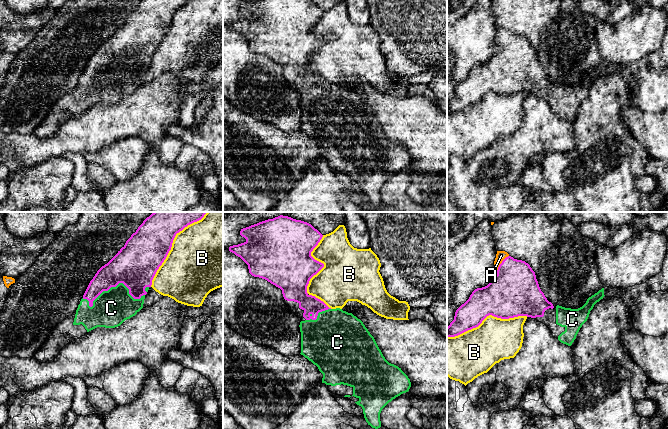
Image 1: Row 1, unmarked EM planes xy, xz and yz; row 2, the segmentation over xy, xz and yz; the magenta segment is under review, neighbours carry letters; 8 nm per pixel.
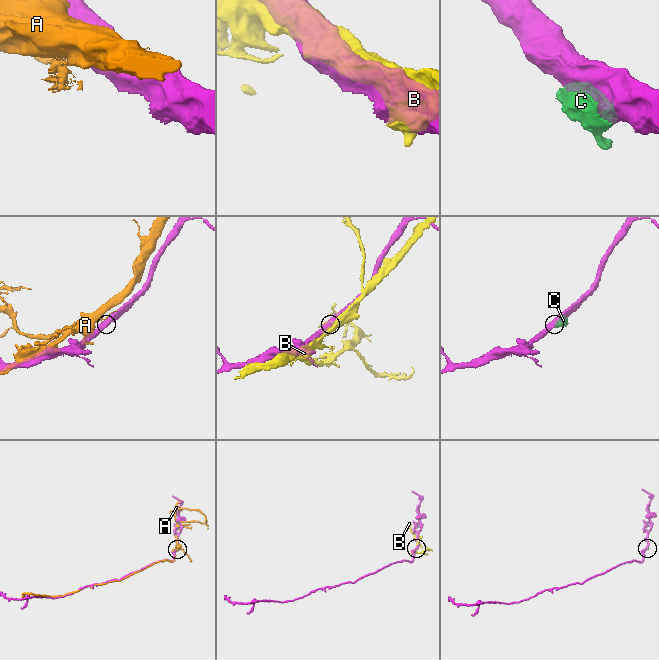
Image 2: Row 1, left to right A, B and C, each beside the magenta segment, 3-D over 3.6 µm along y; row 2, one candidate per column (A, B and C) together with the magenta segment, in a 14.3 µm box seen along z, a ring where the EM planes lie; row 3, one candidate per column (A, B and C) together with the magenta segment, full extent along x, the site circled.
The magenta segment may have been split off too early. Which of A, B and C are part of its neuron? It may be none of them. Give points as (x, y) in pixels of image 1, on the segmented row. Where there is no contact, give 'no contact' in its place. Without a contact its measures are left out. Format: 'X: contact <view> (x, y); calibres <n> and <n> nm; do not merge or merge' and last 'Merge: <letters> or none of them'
A: contact yz (501, 263); calibres 400 and 80 nm; do not merge
B: contact xz (315, 274); calibres 400 and 400 nm; do not merge
C: contact xy (111, 286); calibres 340 and 300 nm; merge
Merge: C

